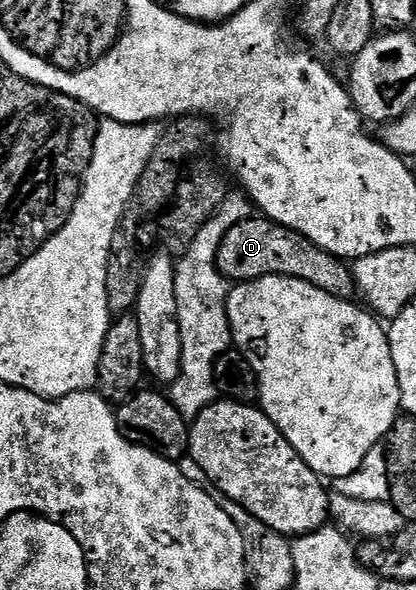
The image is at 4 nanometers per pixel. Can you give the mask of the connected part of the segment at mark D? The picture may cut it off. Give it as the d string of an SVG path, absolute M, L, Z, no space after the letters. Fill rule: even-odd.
M252 216L236 224L236 228L232 228L228 236L224 236L218 253L218 271L234 284L283 274L289 278L304 280L337 298L350 300L356 294L354 275L343 259L324 252L324 248L312 244L312 240L300 236L296 231L278 226L269 218L261 216Z

